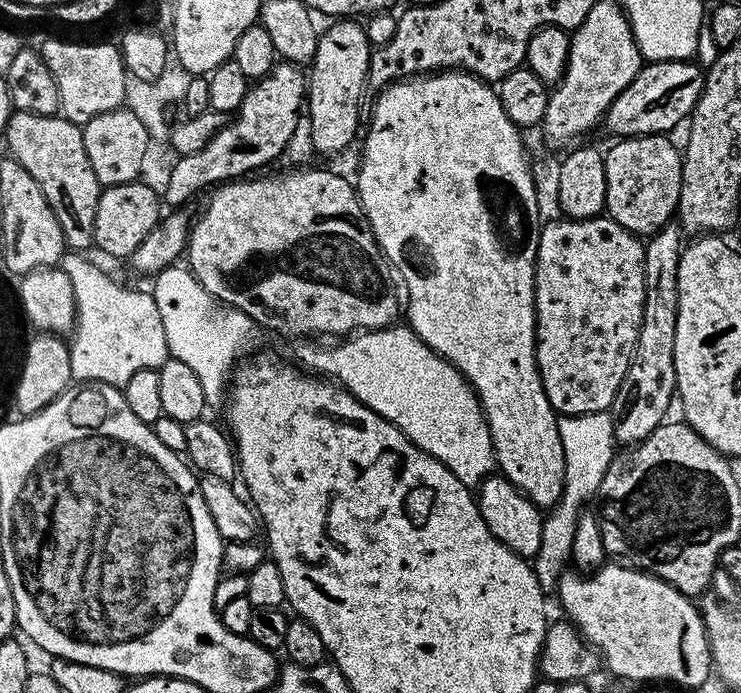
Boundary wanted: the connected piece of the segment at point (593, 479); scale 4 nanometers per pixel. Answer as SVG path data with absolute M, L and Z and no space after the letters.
M611 411L595 412L594 414L582 414L581 416L560 416L560 437L562 438L562 450L566 458L566 474L564 475L564 493L560 503L547 509L544 516L544 529L542 530L542 546L538 563L535 565L536 577L545 590L552 590L559 585L562 573L572 559L572 547L574 546L574 534L578 534L578 518L585 511L588 499L595 497L602 486L602 478L606 478L606 470L610 466L613 456L618 451L614 426L612 425Z

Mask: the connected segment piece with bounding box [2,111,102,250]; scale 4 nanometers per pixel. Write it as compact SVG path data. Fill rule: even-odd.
M13 111L8 119L2 140L8 143L11 159L26 166L30 178L42 186L58 226L62 226L64 243L72 250L85 250L94 244L94 214L98 214L98 198L102 185L86 158L84 129L81 125L70 122L63 114L43 116L29 112Z

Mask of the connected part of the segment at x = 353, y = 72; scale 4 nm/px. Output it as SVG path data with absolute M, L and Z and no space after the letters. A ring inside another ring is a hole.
M340 18L319 33L316 53L306 76L306 124L312 127L312 144L320 152L340 152L356 136L360 124L360 95L368 83L368 63L374 48L368 43L364 24Z

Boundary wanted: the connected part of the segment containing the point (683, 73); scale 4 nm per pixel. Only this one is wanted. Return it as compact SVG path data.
M654 60L645 63L640 69L630 86L610 102L606 113L606 123L613 132L613 137L627 138L630 136L658 136L671 133L671 128L676 128L685 123L691 117L692 111L696 108L698 98L704 89L705 73L701 66L692 60Z

